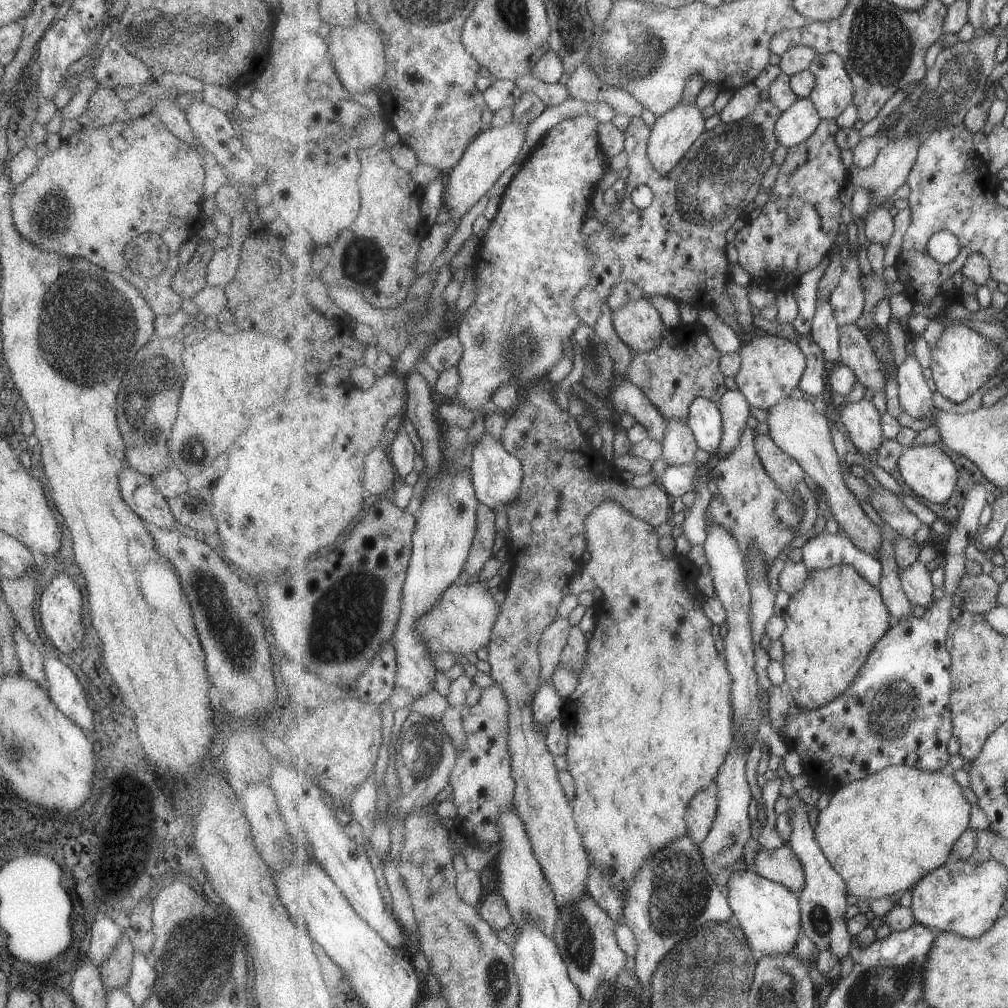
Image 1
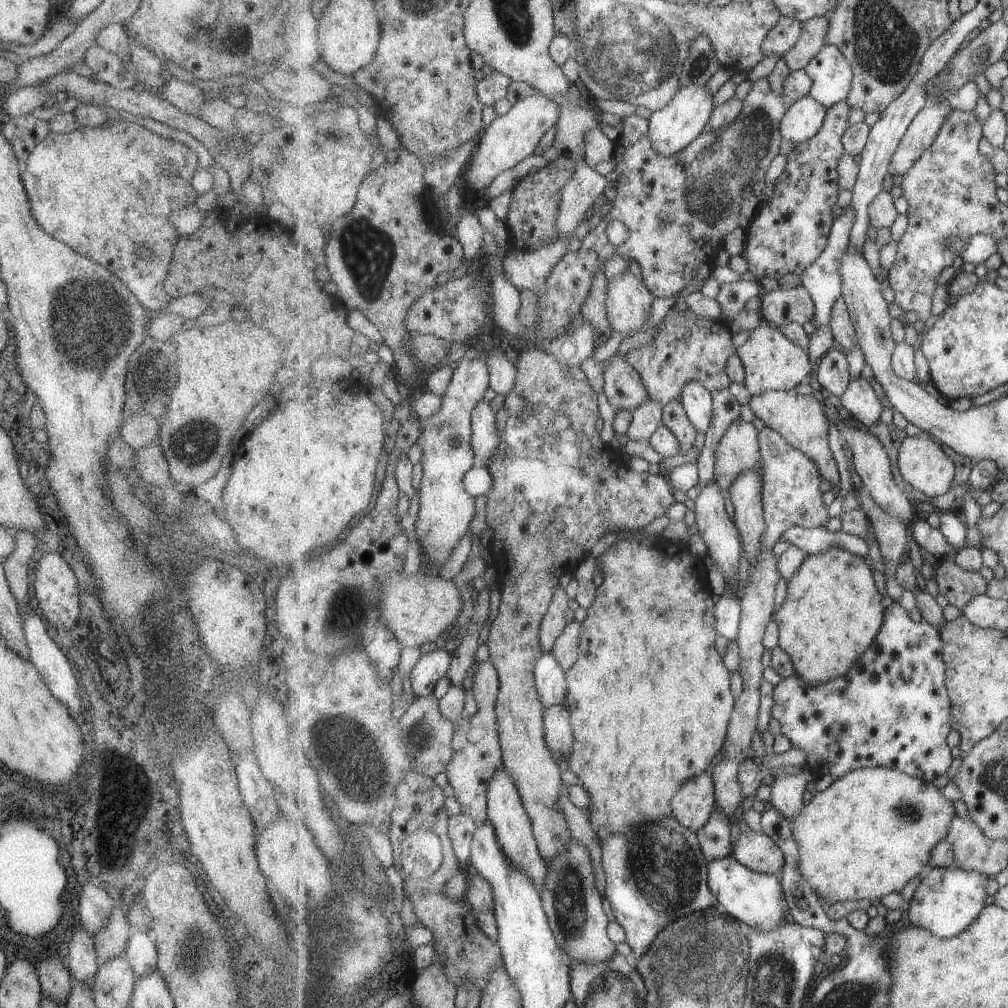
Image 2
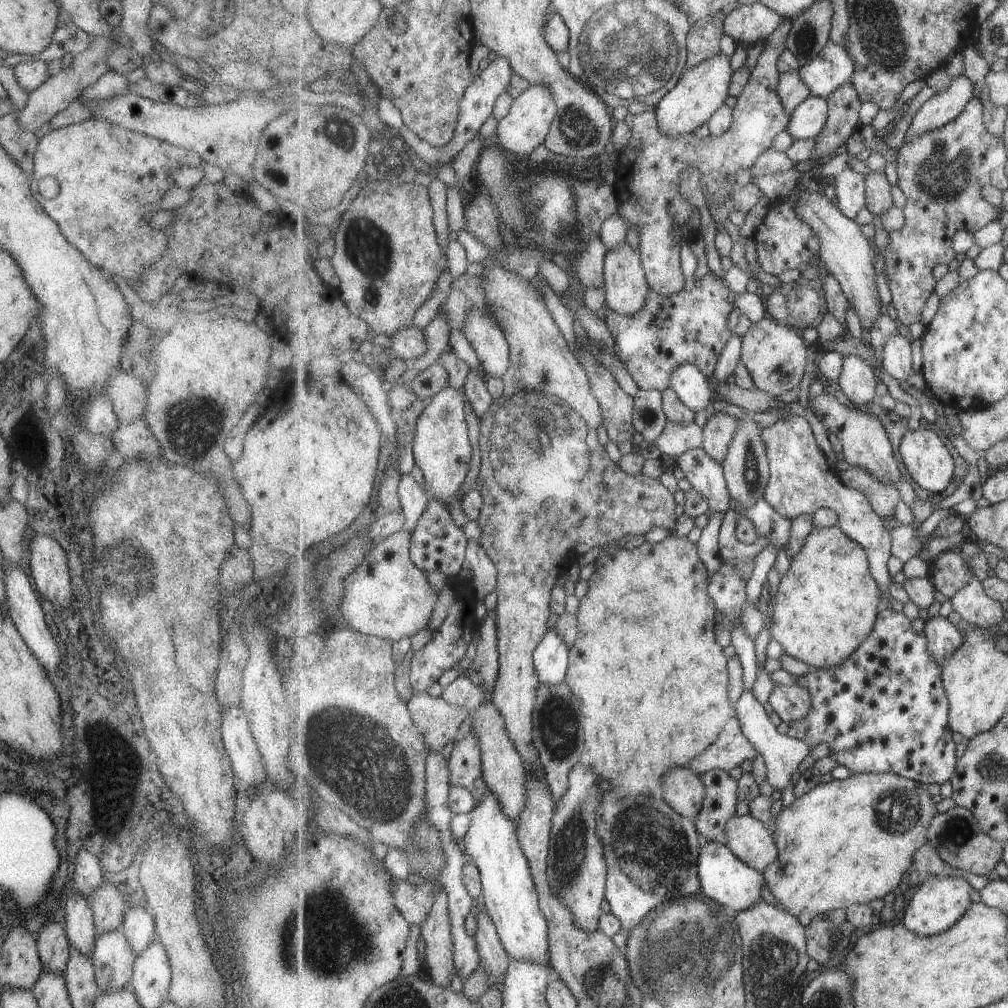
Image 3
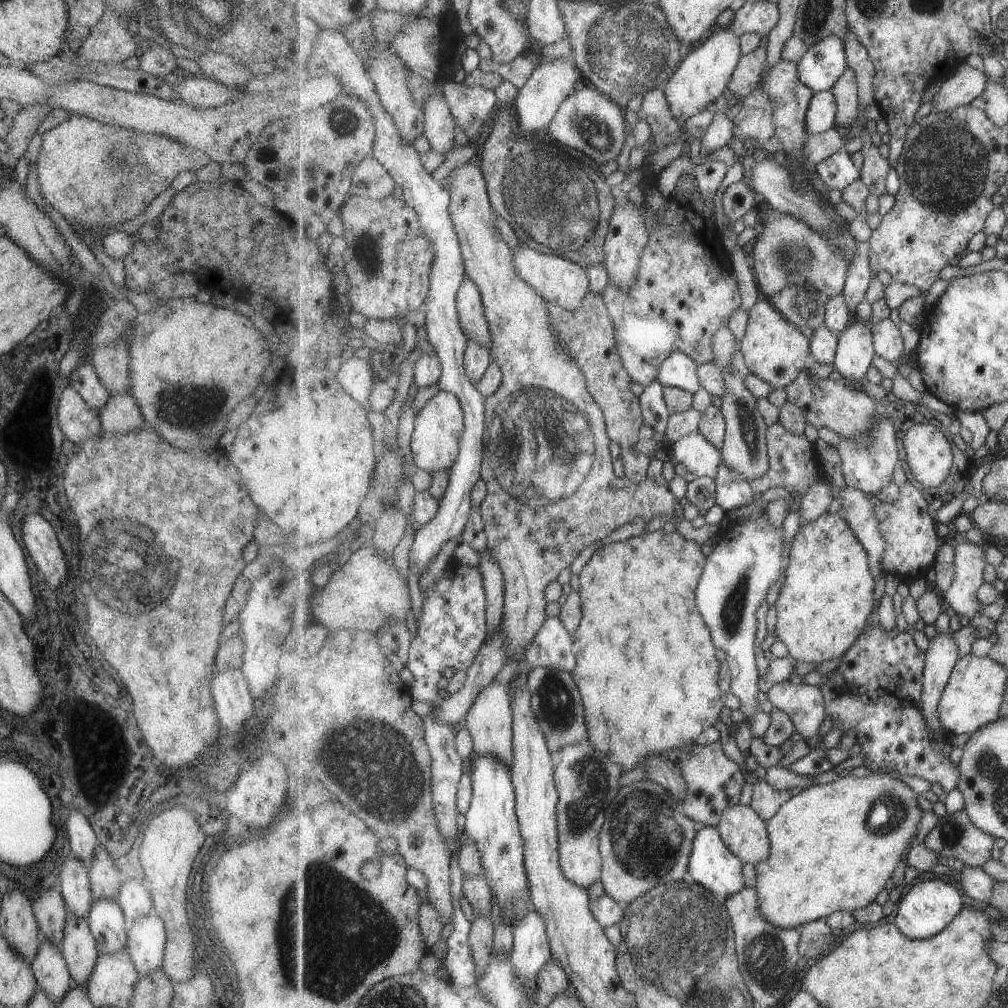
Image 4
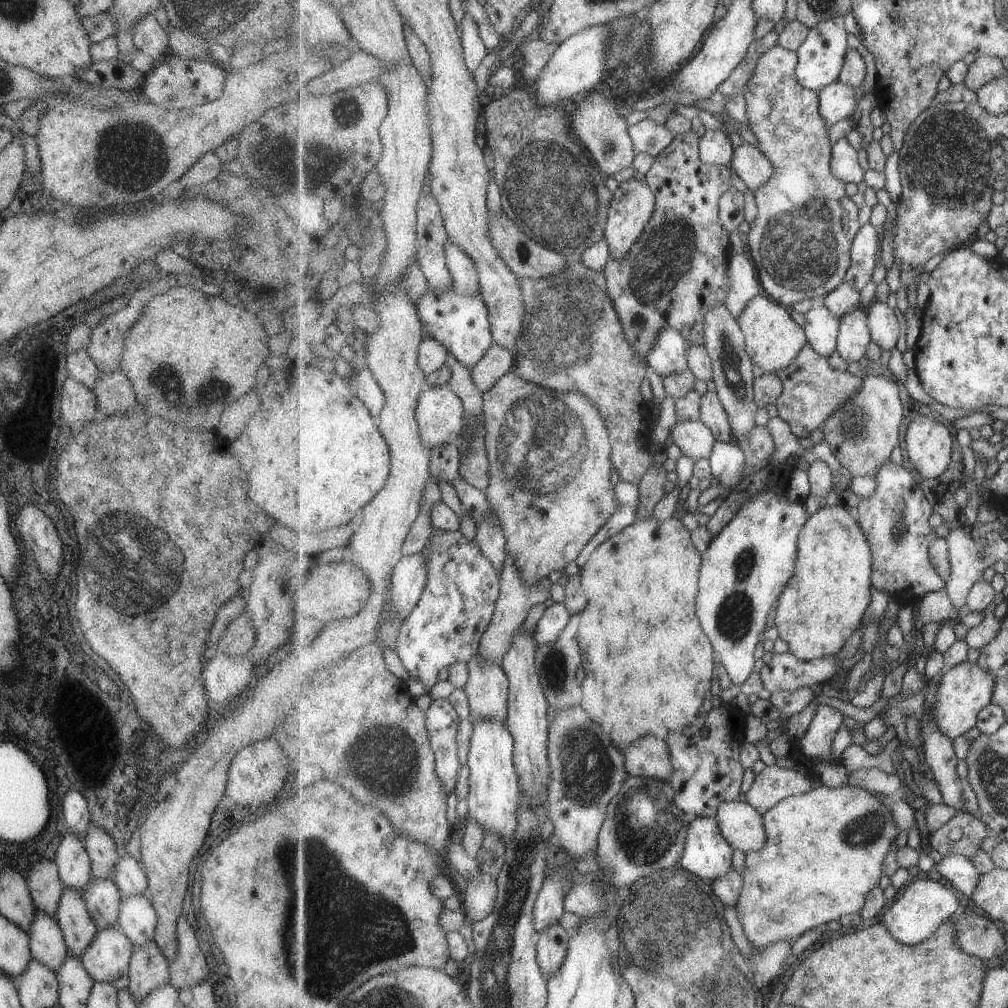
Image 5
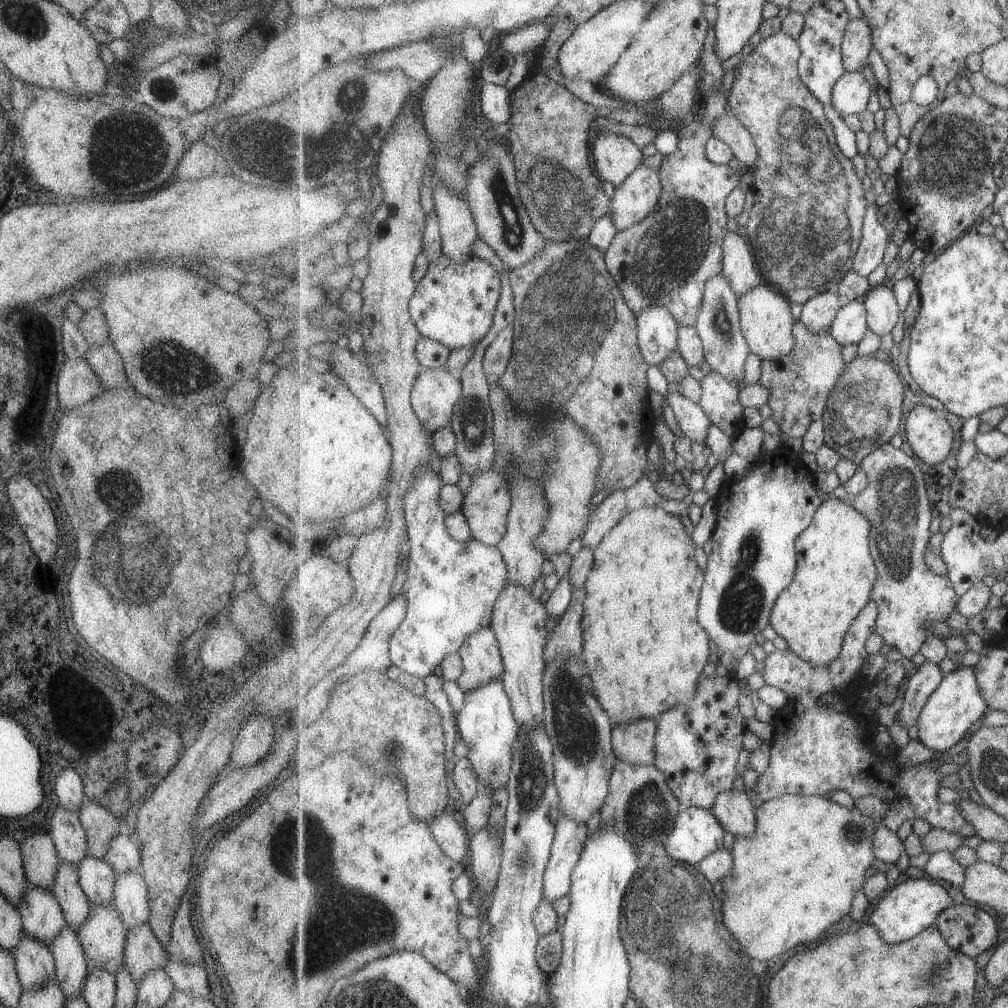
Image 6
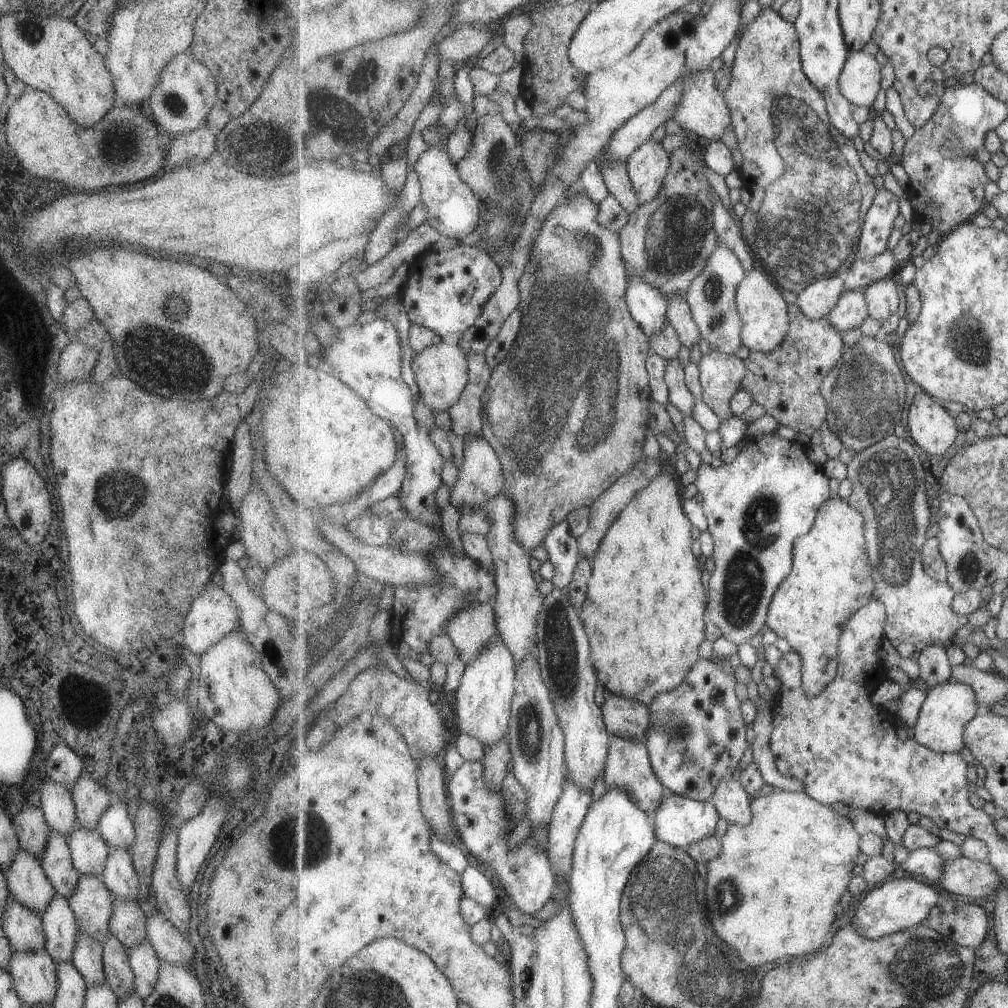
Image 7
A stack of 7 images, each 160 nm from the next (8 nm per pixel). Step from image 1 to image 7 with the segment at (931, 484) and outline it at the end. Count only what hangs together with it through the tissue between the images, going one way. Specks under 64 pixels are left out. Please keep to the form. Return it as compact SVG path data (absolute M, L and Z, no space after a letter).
M922 390L908 410L910 436L929 455L941 456L955 444L958 424L939 402Z

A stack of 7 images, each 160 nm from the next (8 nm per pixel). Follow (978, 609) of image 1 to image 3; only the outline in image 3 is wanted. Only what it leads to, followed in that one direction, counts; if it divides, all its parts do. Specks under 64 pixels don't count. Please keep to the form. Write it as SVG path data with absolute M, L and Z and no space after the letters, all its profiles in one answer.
M941 550L935 561L931 578L936 589L947 599L954 598L971 580L971 570L967 568L965 556L959 551Z

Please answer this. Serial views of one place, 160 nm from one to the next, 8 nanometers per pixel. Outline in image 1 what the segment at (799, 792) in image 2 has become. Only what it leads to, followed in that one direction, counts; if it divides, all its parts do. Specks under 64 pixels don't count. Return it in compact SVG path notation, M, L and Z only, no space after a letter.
M800 800L796 805L790 803L787 811L794 812L792 818L794 831L791 833L789 845L799 855L806 874L806 887L800 896L804 932L818 947L819 952L831 951L838 956L839 960L847 955L851 956L854 936L850 933L848 920L845 918L849 908L847 883L829 862L816 839L816 832L809 822L810 807Z

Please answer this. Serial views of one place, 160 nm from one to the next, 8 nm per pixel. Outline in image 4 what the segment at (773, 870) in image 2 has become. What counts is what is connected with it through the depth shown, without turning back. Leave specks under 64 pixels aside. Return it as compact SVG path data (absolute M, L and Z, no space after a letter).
M735 805L722 814L718 831L727 846L754 866L770 857L768 821L751 806Z

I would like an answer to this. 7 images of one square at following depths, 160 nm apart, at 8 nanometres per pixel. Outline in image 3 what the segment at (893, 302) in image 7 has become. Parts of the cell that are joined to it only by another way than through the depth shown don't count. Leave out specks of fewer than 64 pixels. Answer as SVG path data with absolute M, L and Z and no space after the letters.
M889 334L883 346L882 365L896 380L907 380L913 372L913 350L911 343L901 334Z

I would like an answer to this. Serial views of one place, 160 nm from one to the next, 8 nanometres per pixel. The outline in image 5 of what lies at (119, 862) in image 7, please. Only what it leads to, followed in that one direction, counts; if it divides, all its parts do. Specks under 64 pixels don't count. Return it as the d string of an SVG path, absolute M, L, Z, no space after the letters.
M147 894L122 898L116 927L131 941L133 947L153 941L156 924L156 912Z

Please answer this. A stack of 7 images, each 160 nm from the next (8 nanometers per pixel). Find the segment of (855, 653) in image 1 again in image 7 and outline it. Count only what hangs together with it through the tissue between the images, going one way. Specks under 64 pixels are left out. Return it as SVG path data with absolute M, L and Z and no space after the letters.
M835 498L819 509L815 524L809 533L800 536L794 544L794 565L791 574L779 586L768 612L767 627L789 640L804 662L803 686L809 698L815 698L837 676L840 638L847 623L859 609L868 605L874 596L876 580L866 541L866 518L848 501Z

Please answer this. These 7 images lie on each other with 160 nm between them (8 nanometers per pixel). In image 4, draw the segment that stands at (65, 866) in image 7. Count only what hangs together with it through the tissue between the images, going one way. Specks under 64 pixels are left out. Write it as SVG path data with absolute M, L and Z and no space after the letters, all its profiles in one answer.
M66 911L64 921L64 935L58 949L74 986L83 987L85 991L89 975L98 957L95 941L86 919L77 918Z

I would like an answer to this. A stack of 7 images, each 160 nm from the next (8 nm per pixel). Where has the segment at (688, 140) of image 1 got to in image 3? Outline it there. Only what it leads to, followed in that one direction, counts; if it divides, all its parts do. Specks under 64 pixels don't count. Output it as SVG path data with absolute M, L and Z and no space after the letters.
M719 52L717 56L703 60L699 66L692 70L685 70L678 86L664 97L656 106L659 128L669 138L683 137L692 134L703 124L707 124L715 112L725 105L729 98L730 86L734 71L731 67L732 56Z

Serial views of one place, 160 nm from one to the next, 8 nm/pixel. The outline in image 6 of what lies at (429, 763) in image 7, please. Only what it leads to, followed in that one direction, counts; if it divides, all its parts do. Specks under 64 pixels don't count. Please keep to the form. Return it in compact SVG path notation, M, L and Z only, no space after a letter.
M439 813L427 821L435 840L455 862L466 863L471 854L469 834L461 828L461 824L449 814Z

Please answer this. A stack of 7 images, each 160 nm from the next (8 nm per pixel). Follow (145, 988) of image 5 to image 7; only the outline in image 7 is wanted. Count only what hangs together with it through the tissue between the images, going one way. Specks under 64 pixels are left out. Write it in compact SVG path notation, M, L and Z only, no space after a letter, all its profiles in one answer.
M115 898L108 920L108 932L124 946L126 952L146 940L145 925L146 916L135 901Z

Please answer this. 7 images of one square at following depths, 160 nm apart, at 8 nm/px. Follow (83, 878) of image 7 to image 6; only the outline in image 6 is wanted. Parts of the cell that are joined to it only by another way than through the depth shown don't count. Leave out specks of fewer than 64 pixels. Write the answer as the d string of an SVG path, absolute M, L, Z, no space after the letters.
M90 904L89 918L79 927L76 937L88 963L113 976L124 966L126 928L113 904Z

